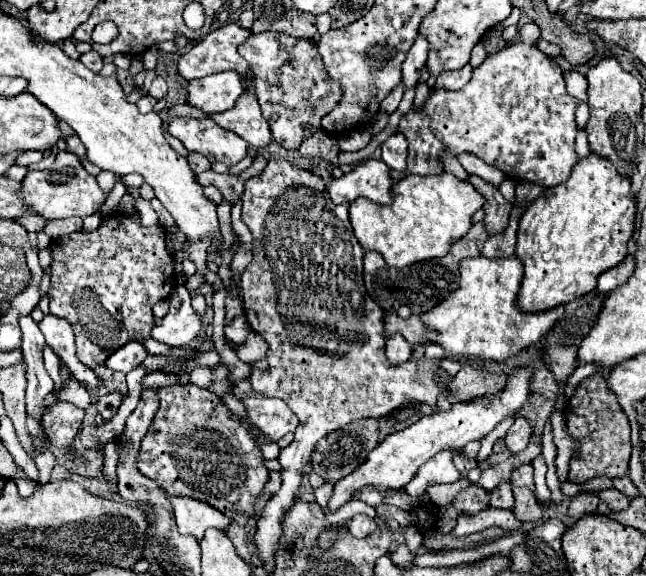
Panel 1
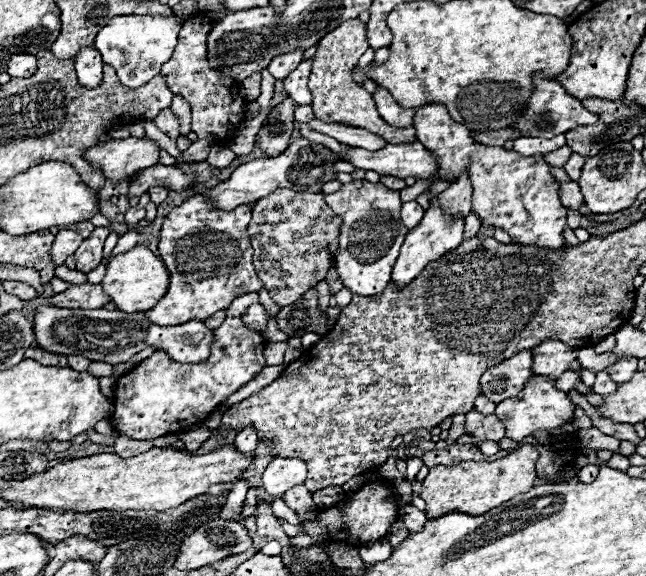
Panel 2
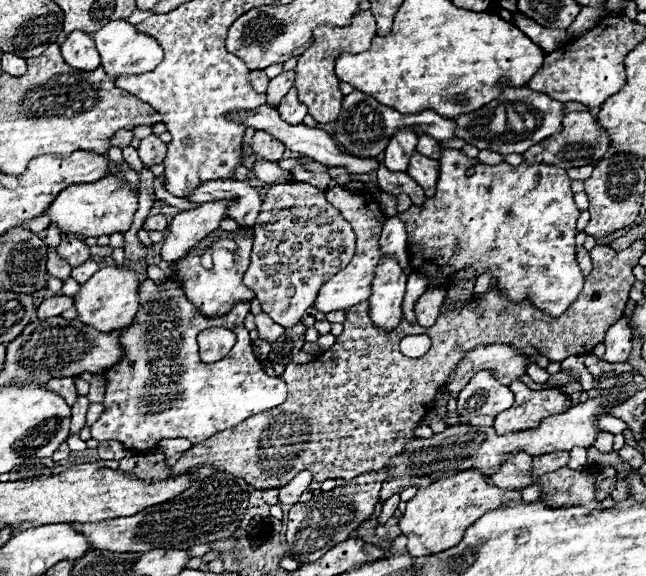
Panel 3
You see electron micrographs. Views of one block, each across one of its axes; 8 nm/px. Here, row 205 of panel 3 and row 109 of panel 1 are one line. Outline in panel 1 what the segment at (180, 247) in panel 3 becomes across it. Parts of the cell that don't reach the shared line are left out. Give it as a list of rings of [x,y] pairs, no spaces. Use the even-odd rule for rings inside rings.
[[[236,70],[196,78],[188,84],[188,104],[206,114],[230,110],[246,90],[244,80],[248,78],[240,76]]]

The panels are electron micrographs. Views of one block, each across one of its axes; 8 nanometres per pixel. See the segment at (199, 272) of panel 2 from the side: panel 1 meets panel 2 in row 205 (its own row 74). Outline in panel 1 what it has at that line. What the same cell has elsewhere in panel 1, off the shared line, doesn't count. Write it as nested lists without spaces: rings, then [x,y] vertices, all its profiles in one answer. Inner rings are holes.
[[[226,22],[224,26],[212,30],[202,38],[190,52],[182,54],[178,60],[178,72],[186,80],[194,80],[200,76],[238,70],[240,74],[248,74],[248,62],[238,53],[238,47],[250,36],[248,30],[238,24]]]

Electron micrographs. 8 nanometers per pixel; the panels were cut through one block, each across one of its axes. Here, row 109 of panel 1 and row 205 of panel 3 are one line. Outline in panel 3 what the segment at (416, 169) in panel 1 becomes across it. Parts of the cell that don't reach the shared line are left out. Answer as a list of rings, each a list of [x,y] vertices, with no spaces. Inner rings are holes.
[[[442,146],[440,174],[436,184],[436,194],[428,198],[422,206],[410,206],[400,214],[406,222],[406,230],[410,236],[410,268],[412,272],[430,276],[430,286],[434,284],[450,284],[460,278],[470,278],[472,272],[476,276],[486,270],[492,272],[492,282],[500,282],[504,294],[512,298],[512,302],[520,302],[528,298],[536,308],[546,310],[552,316],[560,316],[576,294],[580,294],[584,286],[584,274],[576,262],[576,220],[580,210],[572,200],[570,178],[564,168],[548,166],[548,164],[528,164],[522,162],[518,166],[498,164],[486,166],[476,164],[464,152]],[[474,166],[474,174],[466,176],[466,170]]]

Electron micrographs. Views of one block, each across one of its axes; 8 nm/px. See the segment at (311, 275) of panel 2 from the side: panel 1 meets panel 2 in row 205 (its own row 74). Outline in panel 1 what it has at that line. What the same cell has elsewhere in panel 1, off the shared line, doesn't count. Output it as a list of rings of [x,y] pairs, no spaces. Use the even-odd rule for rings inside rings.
[[[281,32],[253,34],[238,48],[256,78],[256,98],[270,124],[272,136],[286,150],[298,148],[304,136],[320,130],[320,120],[340,100],[340,86],[332,82],[312,40],[296,40]]]

